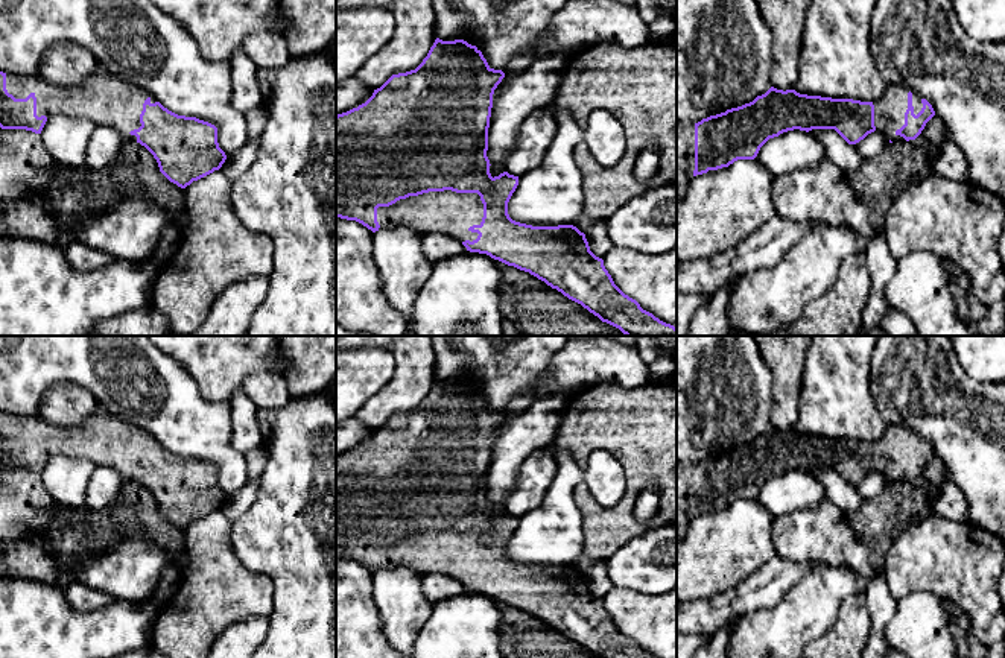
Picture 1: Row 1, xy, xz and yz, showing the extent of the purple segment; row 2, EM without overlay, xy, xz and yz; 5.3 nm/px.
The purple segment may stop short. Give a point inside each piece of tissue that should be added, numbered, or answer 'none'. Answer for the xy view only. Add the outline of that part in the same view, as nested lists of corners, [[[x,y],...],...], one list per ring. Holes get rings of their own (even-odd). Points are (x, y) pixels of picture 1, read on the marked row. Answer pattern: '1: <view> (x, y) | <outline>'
1: xy (107, 101) | [[[100,64],[82,87],[61,87],[44,81],[40,74],[15,76],[6,73],[6,90],[15,99],[26,99],[30,93],[36,97],[36,115],[46,115],[47,120],[56,115],[82,117],[91,120],[96,126],[109,126],[120,132],[126,140],[137,141],[129,132],[138,129],[143,103],[149,97],[151,103],[157,99],[135,82],[125,81],[109,74]]]

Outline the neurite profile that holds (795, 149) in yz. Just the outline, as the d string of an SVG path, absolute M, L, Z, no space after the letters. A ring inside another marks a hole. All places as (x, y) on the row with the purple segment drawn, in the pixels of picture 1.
M800 129L769 138L754 158L772 176L798 169L810 169L829 160L827 150L812 134Z

